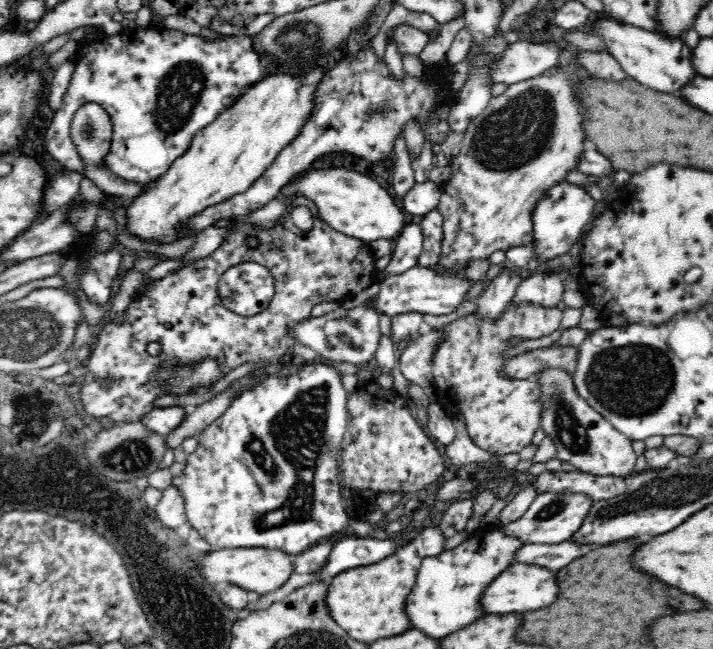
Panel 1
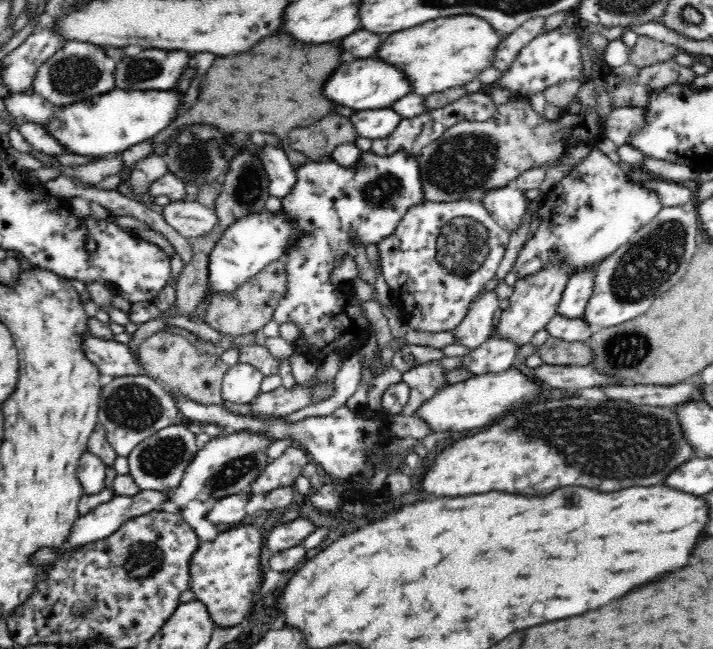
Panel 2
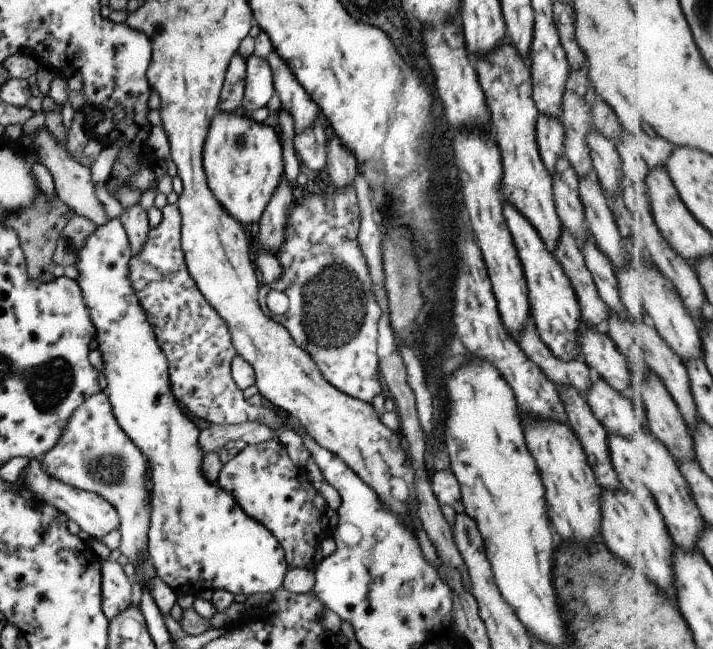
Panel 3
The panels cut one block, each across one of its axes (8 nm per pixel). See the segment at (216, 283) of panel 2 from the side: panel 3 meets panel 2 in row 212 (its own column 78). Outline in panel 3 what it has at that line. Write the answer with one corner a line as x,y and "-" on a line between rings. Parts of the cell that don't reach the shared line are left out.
118,218
96,228
78,248
76,261
77,284
94,328
96,349
102,358
102,376
106,380
106,395
119,425
129,440
142,452
148,465
150,517
146,532
146,549
156,575
167,584
175,596
197,598
203,590
221,589
248,596
254,592
273,593
281,587
288,564
275,537
256,520
249,518
236,500
216,482
209,482
202,471
202,450
193,422
180,411
181,407
170,391
167,361
158,347
153,328
147,320
128,279
128,262
132,252
126,232

